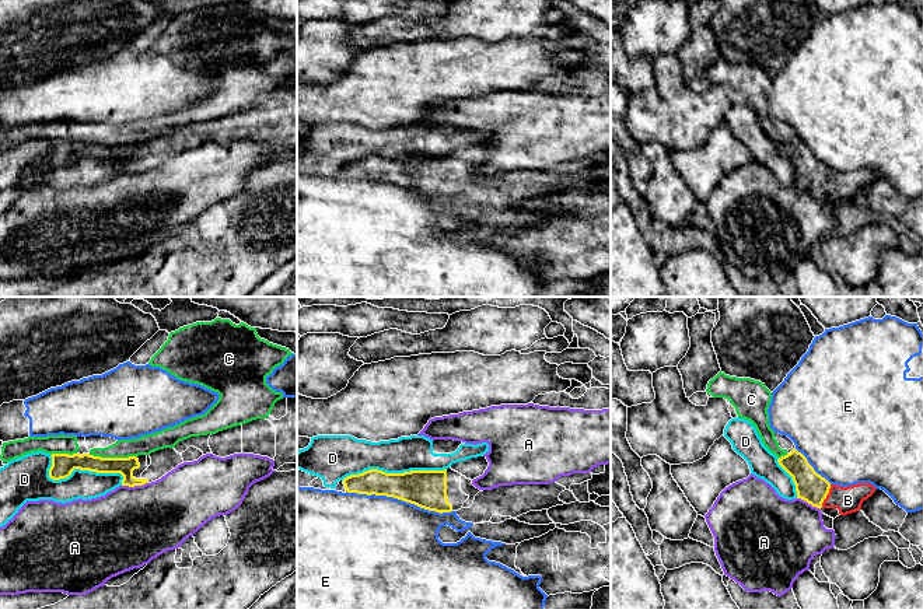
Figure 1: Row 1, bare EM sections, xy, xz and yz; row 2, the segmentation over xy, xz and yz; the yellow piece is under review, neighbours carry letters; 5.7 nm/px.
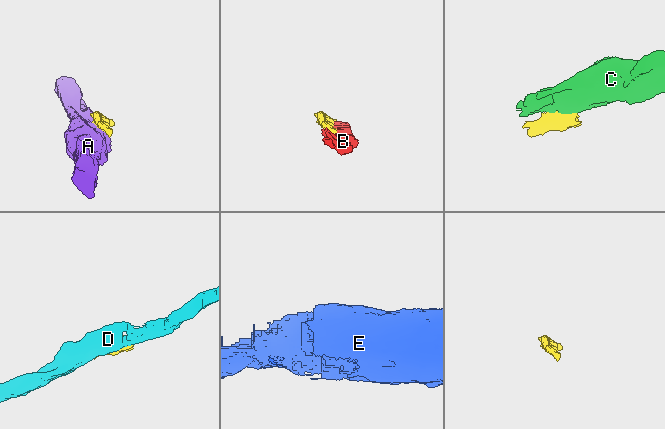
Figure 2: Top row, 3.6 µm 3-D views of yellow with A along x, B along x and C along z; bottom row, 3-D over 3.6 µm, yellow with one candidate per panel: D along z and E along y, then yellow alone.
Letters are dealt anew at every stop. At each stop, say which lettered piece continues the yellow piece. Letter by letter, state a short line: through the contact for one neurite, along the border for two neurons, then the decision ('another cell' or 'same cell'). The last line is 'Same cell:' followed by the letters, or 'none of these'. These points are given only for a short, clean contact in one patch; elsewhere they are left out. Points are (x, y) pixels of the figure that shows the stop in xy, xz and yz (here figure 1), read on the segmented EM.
A: line xy (147, 482), (139, 486), (122, 486); another cell
B: same cell
C: another cell
D: another cell
E: another cell
Same cell: B

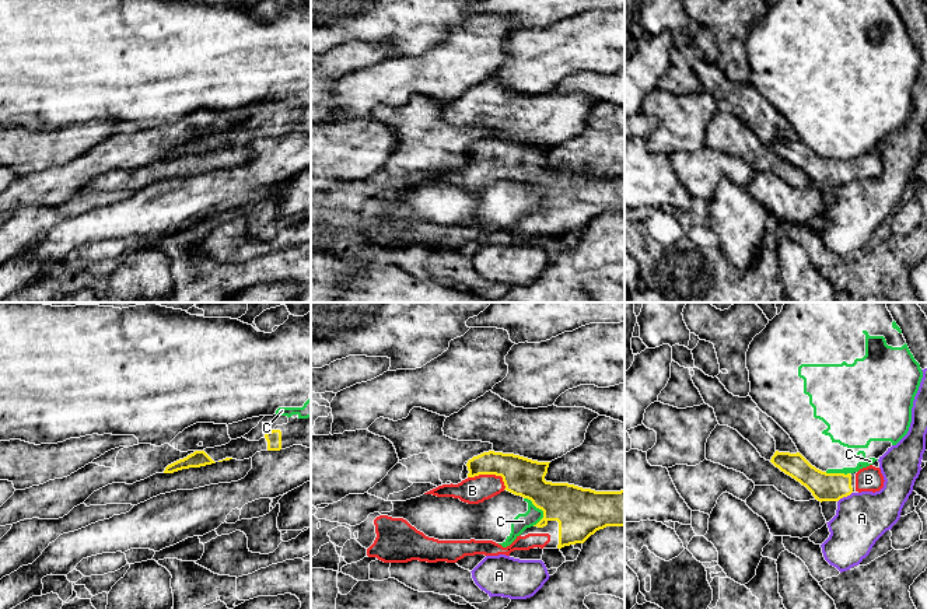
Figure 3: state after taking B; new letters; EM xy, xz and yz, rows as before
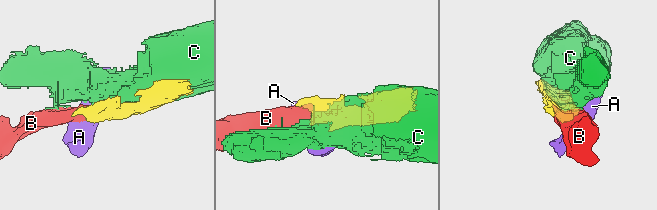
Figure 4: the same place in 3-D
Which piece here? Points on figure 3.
A: line yz (852, 492), (838, 501); another cell
B: same cell
C: another cell
Same cell: B

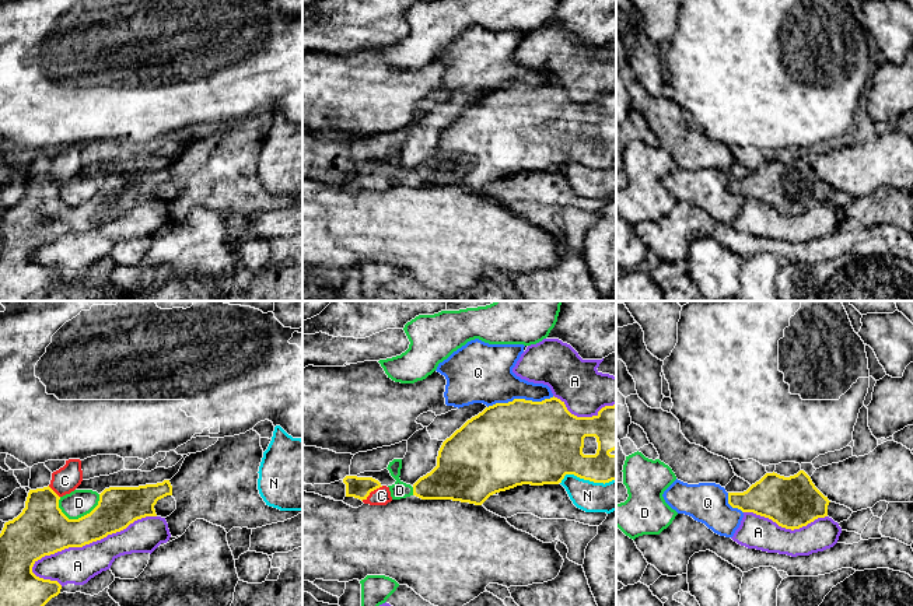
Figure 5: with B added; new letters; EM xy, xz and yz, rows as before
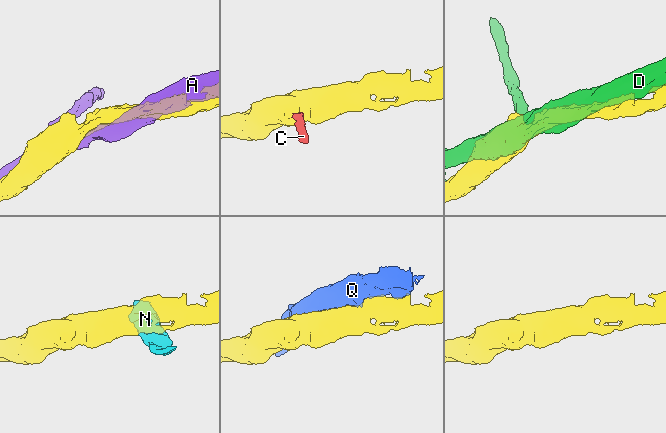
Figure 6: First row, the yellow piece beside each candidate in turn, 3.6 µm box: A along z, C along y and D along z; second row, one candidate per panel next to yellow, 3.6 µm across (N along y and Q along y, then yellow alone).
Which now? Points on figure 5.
A: another cell
C: line xz (359, 487), (371, 490), (381, 496); same cell
D: another cell
N: another cell
Q: another cell
Same cell: C

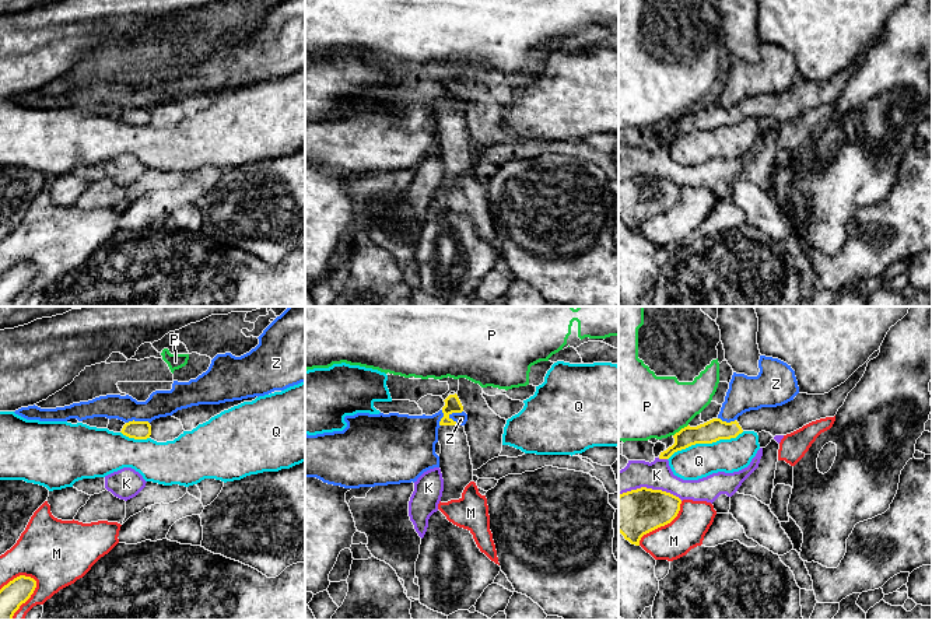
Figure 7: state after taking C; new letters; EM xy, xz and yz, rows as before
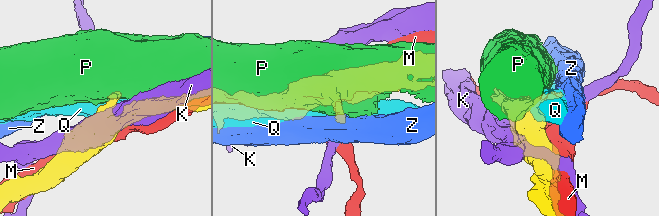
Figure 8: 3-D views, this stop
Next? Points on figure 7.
K: another cell
M: another cell
P: another cell
Q: another cell
Z: line xz (449, 413), (459, 424); another cell
Same cell: none of these

